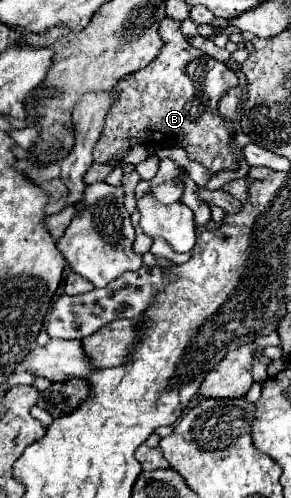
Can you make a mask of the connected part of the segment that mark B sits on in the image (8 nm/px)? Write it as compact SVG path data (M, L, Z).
M165 17L159 33L165 45L145 69L133 73L133 77L121 85L121 91L107 111L101 139L93 149L93 159L105 163L119 151L129 149L127 139L139 137L155 147L185 147L189 159L203 163L213 175L221 169L237 169L239 163L227 147L229 131L217 113L221 93L237 85L237 75L225 63L195 49L181 33L181 21Z

